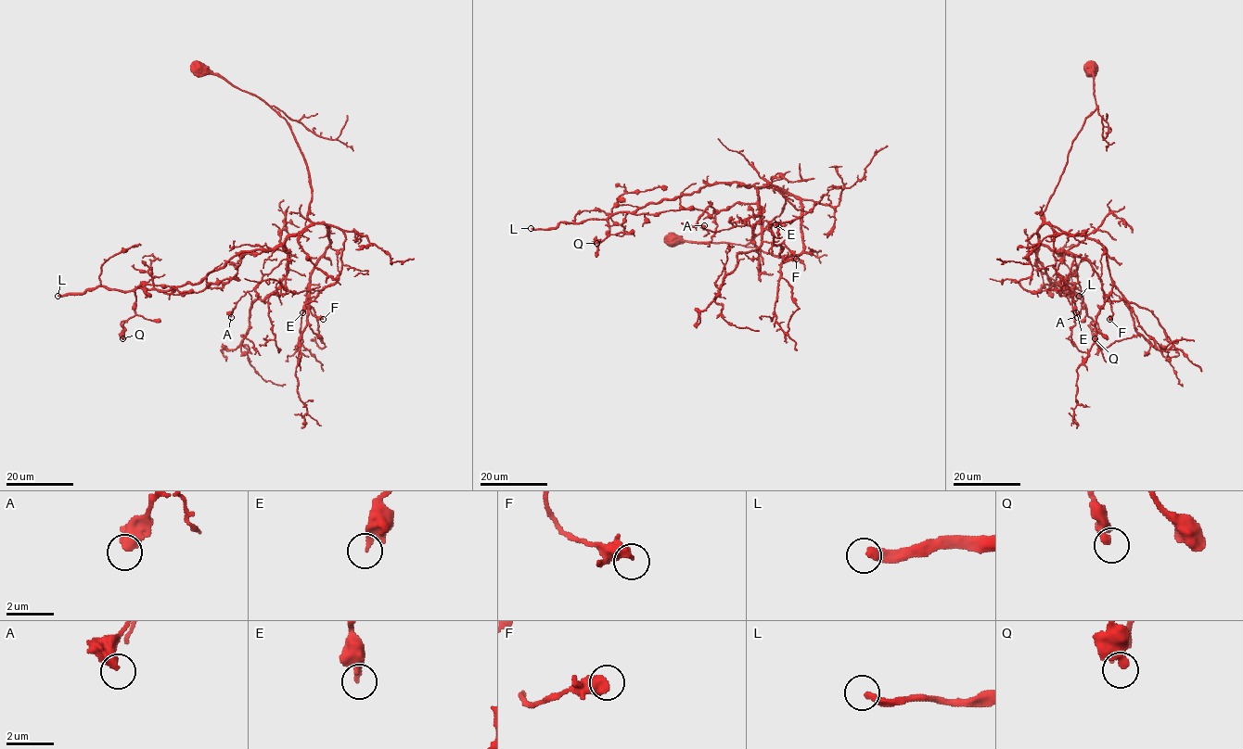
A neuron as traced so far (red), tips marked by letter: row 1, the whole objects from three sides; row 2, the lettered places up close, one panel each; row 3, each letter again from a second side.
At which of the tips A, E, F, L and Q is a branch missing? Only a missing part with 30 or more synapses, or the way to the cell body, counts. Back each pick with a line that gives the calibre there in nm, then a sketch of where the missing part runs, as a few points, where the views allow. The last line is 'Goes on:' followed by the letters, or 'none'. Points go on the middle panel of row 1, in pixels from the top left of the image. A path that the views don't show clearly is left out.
L: 360 nm
Goes on: L

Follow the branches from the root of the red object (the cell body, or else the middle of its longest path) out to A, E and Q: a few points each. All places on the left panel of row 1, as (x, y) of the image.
A: (198, 70), (255, 95), (285, 120), (312, 192), (311, 222), (287, 238), (288, 257), (240, 298), (231, 317)
E: (198, 70), (255, 95), (285, 120), (308, 170), (307, 217), (344, 234), (338, 279), (302, 312)
Q: (198, 70), (285, 120), (308, 170), (311, 222), (197, 283), (137, 287), (122, 338)

